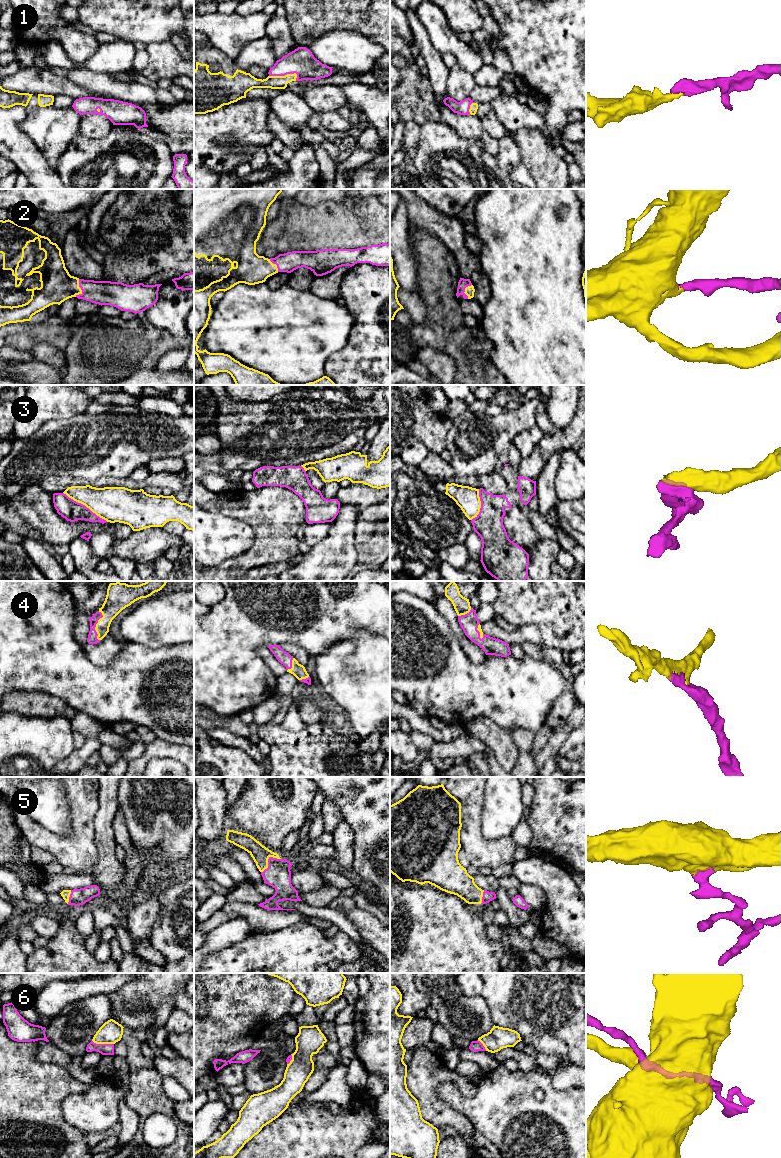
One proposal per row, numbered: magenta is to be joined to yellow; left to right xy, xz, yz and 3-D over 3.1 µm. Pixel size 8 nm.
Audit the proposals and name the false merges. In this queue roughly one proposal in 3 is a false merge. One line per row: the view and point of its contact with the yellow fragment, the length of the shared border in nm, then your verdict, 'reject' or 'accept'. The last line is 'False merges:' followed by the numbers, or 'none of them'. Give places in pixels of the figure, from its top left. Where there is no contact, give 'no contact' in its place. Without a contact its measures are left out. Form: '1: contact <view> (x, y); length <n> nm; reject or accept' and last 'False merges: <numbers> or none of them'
1: contact xz (283, 76); length 240 nm; accept
2: contact xy (80, 289); length 150 nm; accept
3: contact xy (85, 505); length 420 nm; reject
4: contact xy (96, 626); length 240 nm; accept
5: contact xz (267, 860); length 200 nm; accept
6: contact xy (103, 1043); length 180 nm; reject
False merges: 3, 6

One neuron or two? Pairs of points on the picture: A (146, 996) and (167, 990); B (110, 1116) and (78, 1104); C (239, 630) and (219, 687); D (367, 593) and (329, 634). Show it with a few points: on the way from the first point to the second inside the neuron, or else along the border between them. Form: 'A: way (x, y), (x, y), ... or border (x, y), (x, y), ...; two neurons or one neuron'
A: way (151, 991), (162, 990); one neuron
B: way (102, 1114), (97, 1111), (86, 1111); one neuron
C: way (225, 644), (219, 650), (219, 673); one neuron
D: way (357, 602), (335, 624); one neuron

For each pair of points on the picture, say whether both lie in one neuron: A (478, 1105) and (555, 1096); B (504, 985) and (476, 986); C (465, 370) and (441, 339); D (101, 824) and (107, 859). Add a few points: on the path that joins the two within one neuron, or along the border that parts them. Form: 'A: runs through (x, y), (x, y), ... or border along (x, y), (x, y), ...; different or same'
A: runs through (497, 1105), (536, 1105); same
B: border along (483, 983), (483, 991), (480, 995); different
C: runs through (465, 362), (449, 346); same
D: runs through (104, 833), (106, 850); same

